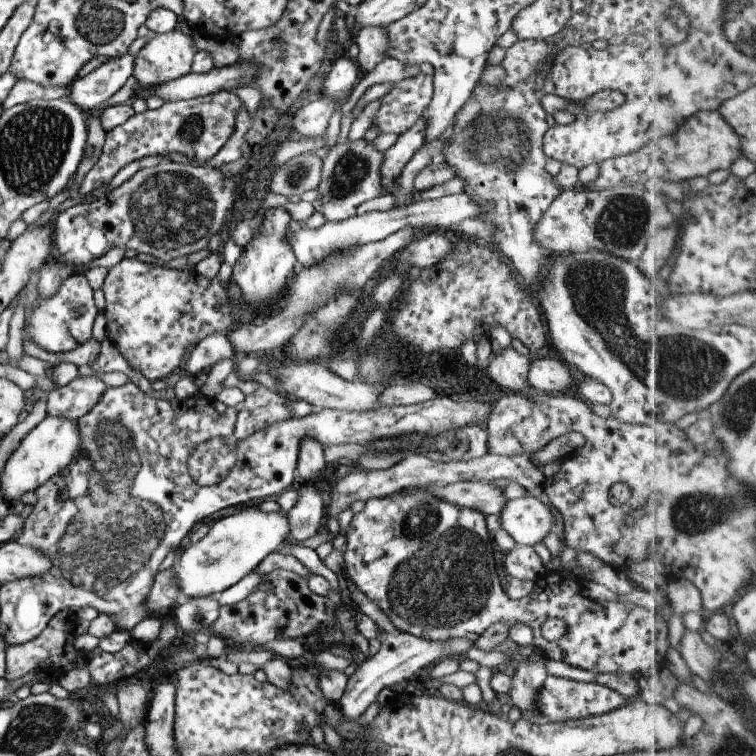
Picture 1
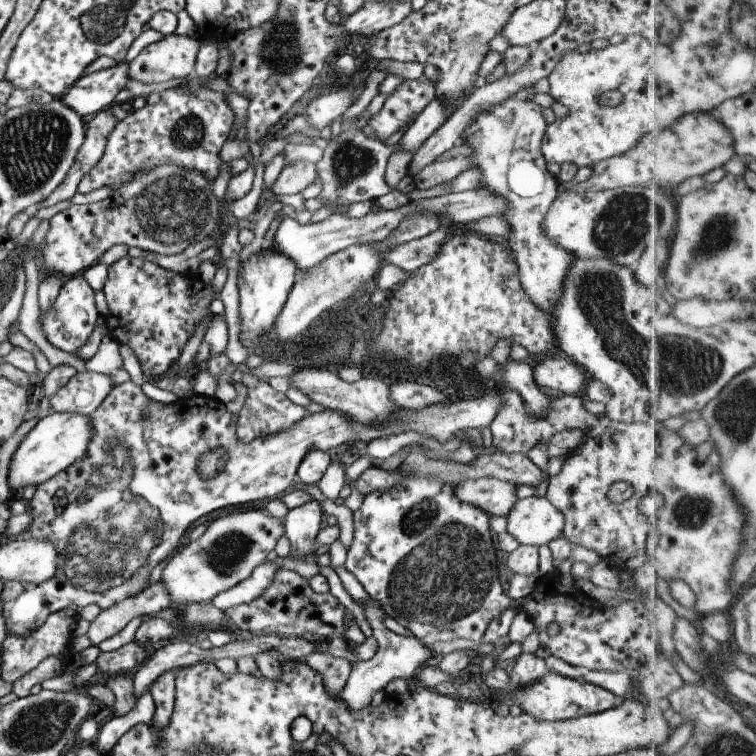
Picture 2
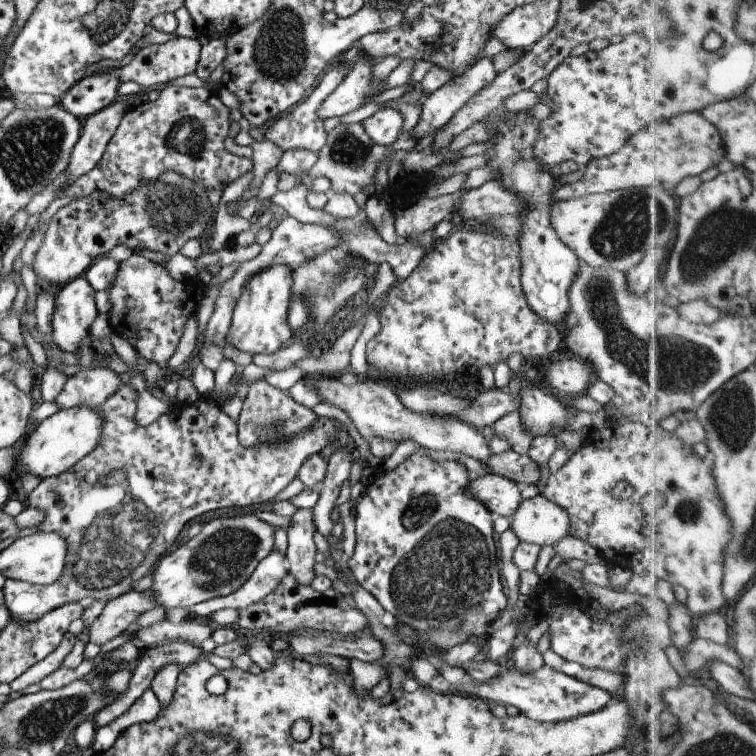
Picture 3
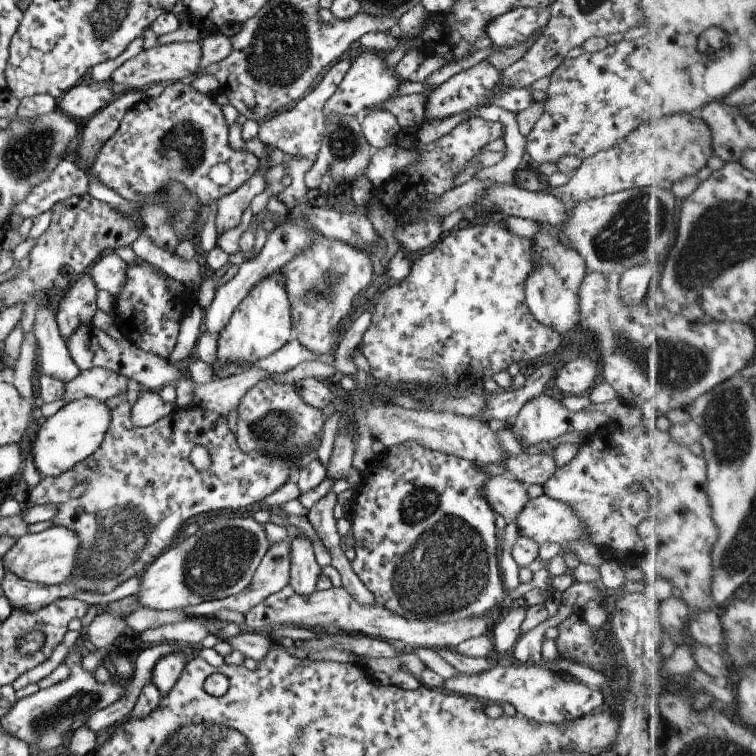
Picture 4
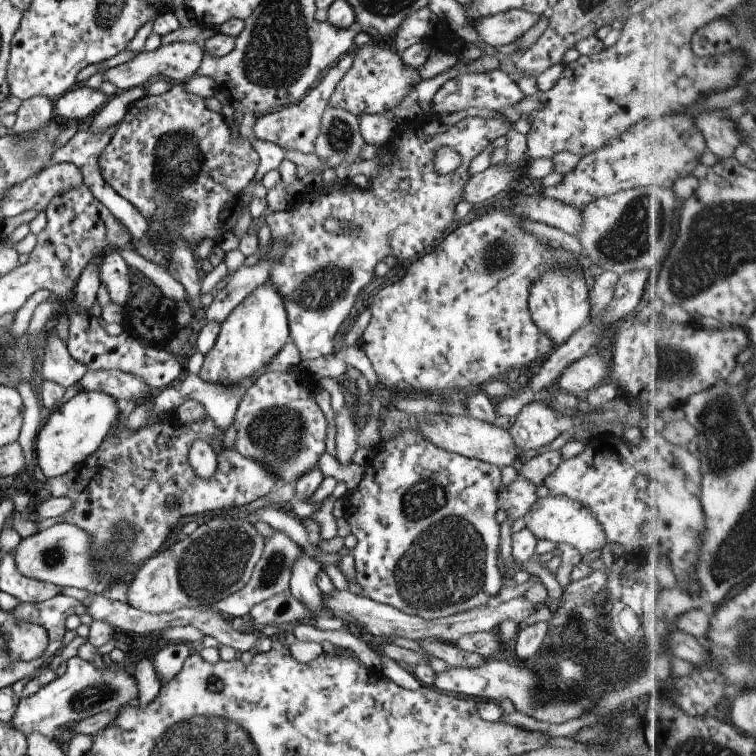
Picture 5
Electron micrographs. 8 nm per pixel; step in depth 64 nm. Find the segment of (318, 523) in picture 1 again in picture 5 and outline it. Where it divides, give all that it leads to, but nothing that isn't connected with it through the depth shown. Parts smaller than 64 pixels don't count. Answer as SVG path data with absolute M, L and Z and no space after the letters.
M301 547L300 552L302 552L300 558L292 566L290 592L294 598L304 602L304 606L308 606L314 612L309 622L314 627L320 630L339 630L345 627L342 620L332 614L330 608L324 608L323 592L316 585L316 576L320 574L323 567Z

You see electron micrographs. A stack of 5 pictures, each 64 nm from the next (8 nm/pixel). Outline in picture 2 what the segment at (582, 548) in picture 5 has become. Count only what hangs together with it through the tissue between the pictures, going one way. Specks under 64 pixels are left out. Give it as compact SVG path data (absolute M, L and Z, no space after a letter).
M536 495L518 500L506 518L507 532L520 545L533 545L538 548L548 545L559 538L565 528L563 512L557 510L545 497Z

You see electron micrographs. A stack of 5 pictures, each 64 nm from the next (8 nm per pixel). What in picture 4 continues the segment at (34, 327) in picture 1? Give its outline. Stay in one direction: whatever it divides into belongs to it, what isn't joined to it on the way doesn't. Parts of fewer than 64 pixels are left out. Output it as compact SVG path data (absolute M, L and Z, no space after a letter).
M86 272L77 282L74 282L73 286L68 288L65 296L60 300L58 311L55 314L55 320L58 326L58 332L66 340L66 344L70 340L70 336L74 334L74 330L78 330L78 326L86 326L86 324L92 323L92 318L98 309L97 292L98 288L96 288L94 280Z

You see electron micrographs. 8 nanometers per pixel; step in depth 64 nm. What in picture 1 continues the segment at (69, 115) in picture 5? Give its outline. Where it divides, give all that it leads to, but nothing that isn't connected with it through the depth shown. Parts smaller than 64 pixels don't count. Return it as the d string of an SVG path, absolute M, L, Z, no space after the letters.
M128 52L116 59L108 59L87 76L78 78L69 88L68 101L84 114L102 106L133 76L134 56Z

